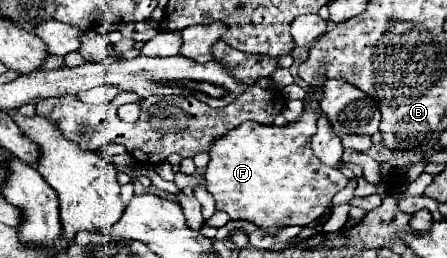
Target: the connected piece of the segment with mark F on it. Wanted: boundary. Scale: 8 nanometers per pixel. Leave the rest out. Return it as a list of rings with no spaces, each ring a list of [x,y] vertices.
[[[312,109],[304,111],[298,123],[286,127],[260,125],[254,121],[244,121],[224,137],[220,137],[210,149],[210,163],[206,167],[206,189],[212,193],[218,211],[226,211],[232,221],[250,221],[266,233],[274,233],[280,227],[308,225],[322,217],[326,207],[332,205],[332,197],[346,187],[348,179],[340,169],[322,165],[310,147],[310,139],[316,129],[316,113]]]

